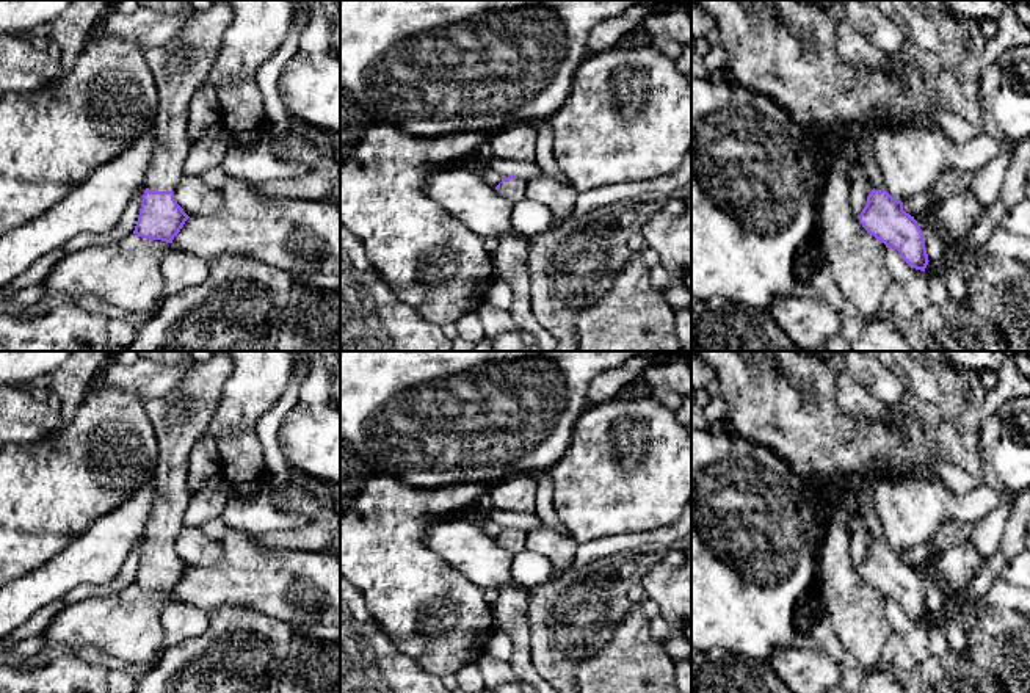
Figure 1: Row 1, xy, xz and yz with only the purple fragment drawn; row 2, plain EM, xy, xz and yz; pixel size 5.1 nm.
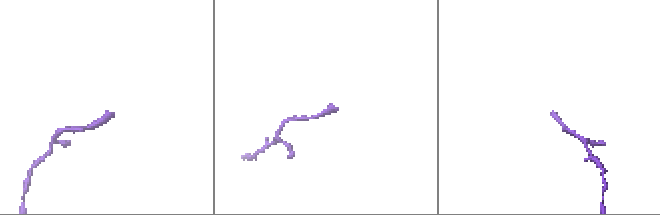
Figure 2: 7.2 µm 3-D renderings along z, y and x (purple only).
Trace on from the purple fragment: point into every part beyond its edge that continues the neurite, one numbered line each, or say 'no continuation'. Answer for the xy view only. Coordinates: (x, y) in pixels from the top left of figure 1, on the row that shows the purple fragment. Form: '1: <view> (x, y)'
1: xy (181, 66)

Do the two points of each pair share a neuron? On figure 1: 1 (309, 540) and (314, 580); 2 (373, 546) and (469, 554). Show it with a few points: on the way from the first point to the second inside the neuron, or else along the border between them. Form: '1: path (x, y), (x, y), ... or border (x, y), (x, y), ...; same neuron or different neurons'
1: border (323, 549), (273, 551); different neurons
2: border (436, 521), (425, 535), (425, 541), (463, 574); different neurons

